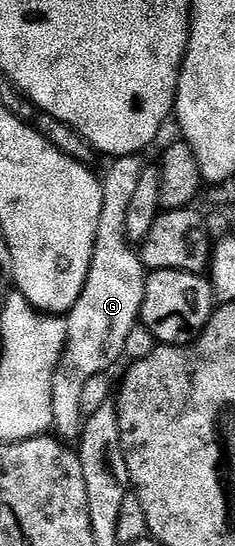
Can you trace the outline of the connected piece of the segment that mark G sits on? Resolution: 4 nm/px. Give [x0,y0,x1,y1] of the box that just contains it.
[53,155,148,440]

